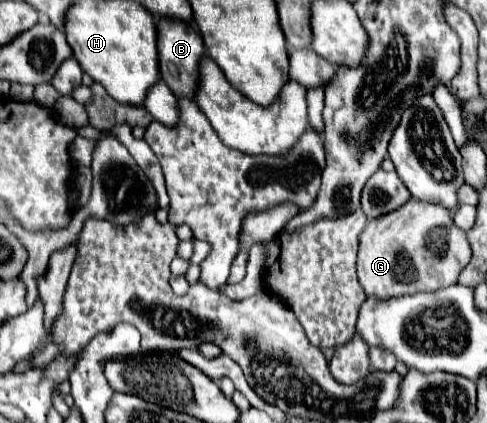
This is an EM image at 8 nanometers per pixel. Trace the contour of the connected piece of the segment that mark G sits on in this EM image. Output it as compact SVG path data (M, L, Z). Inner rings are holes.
M411 198L401 208L383 214L381 218L369 220L365 230L359 238L359 260L357 260L357 276L367 296L377 298L393 298L403 294L417 294L417 292L431 292L439 288L447 288L451 284L457 284L457 278L461 270L467 266L471 258L471 248L467 242L467 236L461 228L455 226L453 214L445 210L443 206L433 206L431 202L421 202L417 198ZM429 270L435 272L435 276L429 274Z

